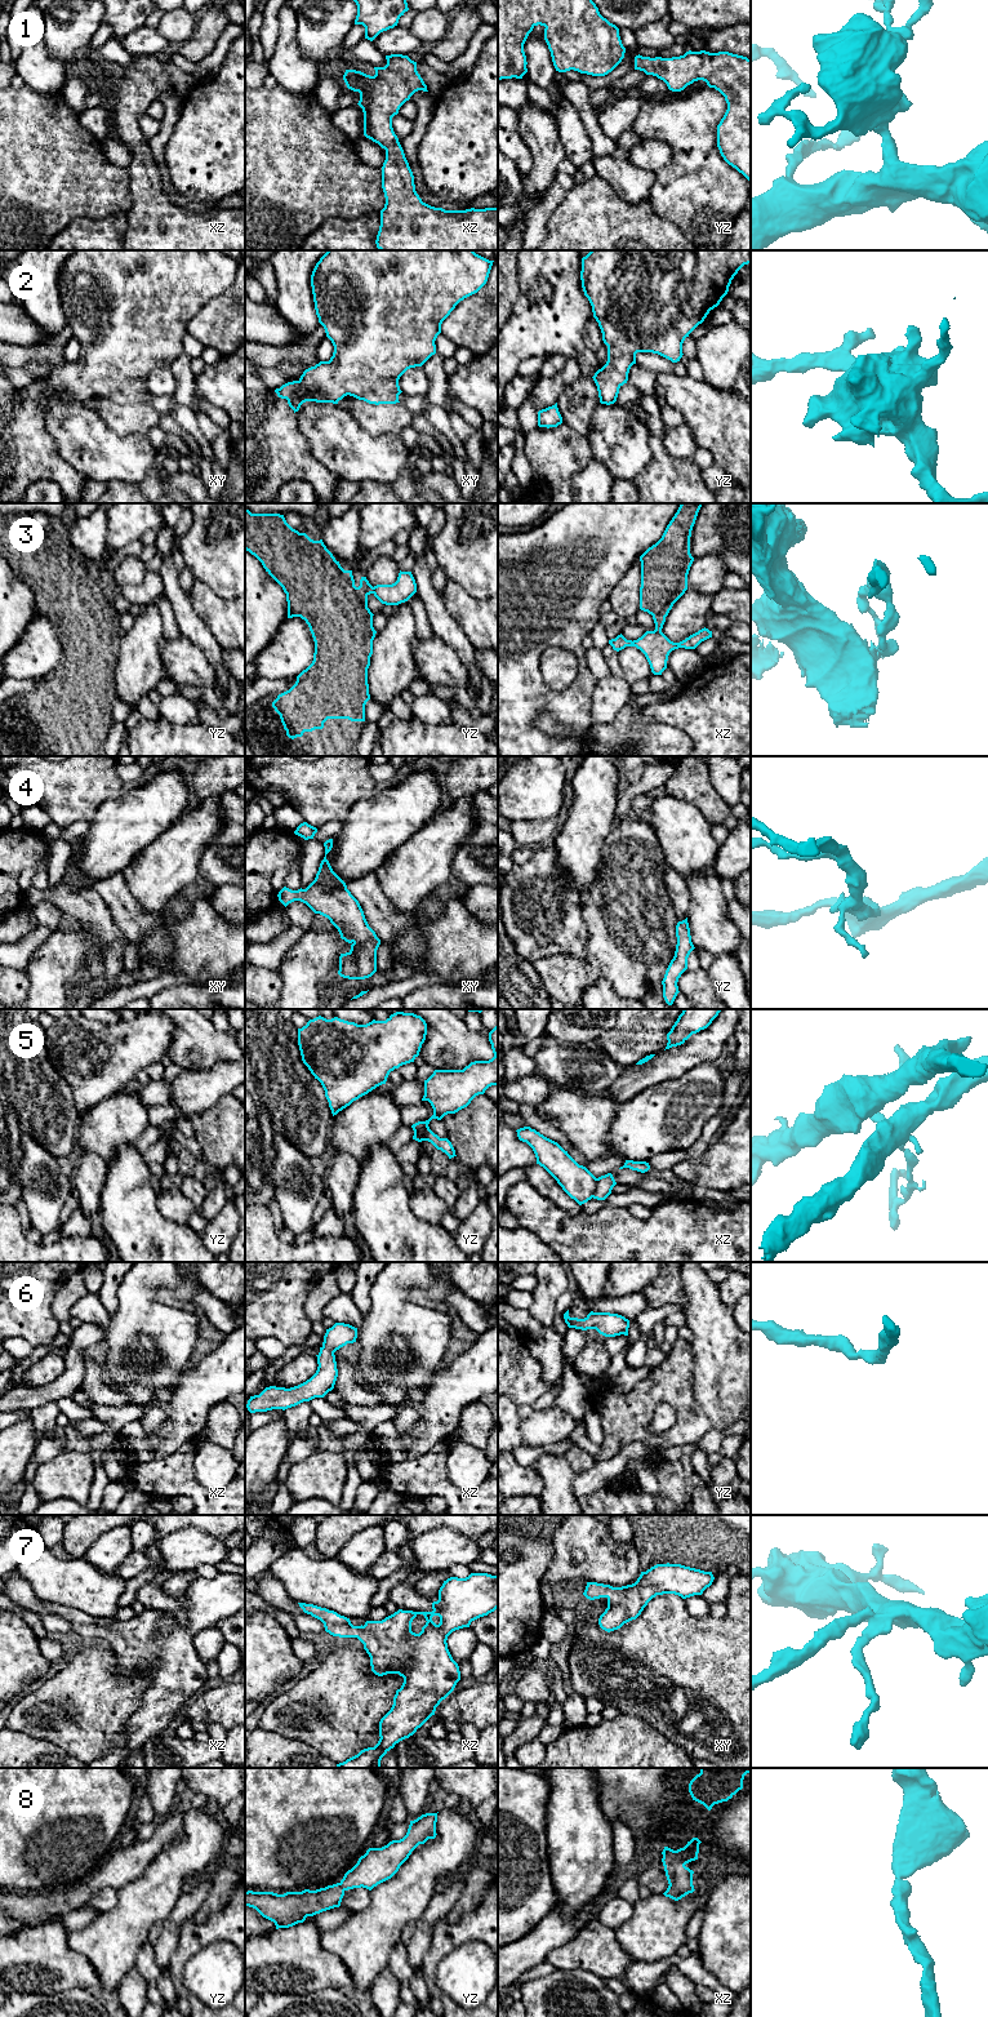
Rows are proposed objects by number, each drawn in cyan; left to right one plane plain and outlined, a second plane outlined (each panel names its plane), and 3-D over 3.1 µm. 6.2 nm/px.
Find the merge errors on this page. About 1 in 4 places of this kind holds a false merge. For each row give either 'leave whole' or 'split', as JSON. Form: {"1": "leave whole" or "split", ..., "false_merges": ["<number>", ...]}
{"1": "leave whole", "2": "leave whole", "3": "split", "4": "leave whole", "5": "split", "6": "leave whole", "7": "leave whole", "8": "leave whole", "false_merges": ["3", "5"]}

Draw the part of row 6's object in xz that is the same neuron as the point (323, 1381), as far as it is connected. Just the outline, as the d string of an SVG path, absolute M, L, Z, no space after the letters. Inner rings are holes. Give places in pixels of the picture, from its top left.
M335 1323L331 1328L326 1329L322 1346L317 1356L317 1370L306 1382L285 1389L270 1386L266 1387L259 1395L250 1396L246 1408L250 1413L267 1412L272 1409L288 1409L303 1401L310 1401L315 1398L324 1398L334 1389L338 1369L334 1352L347 1343L356 1342L357 1328Z

